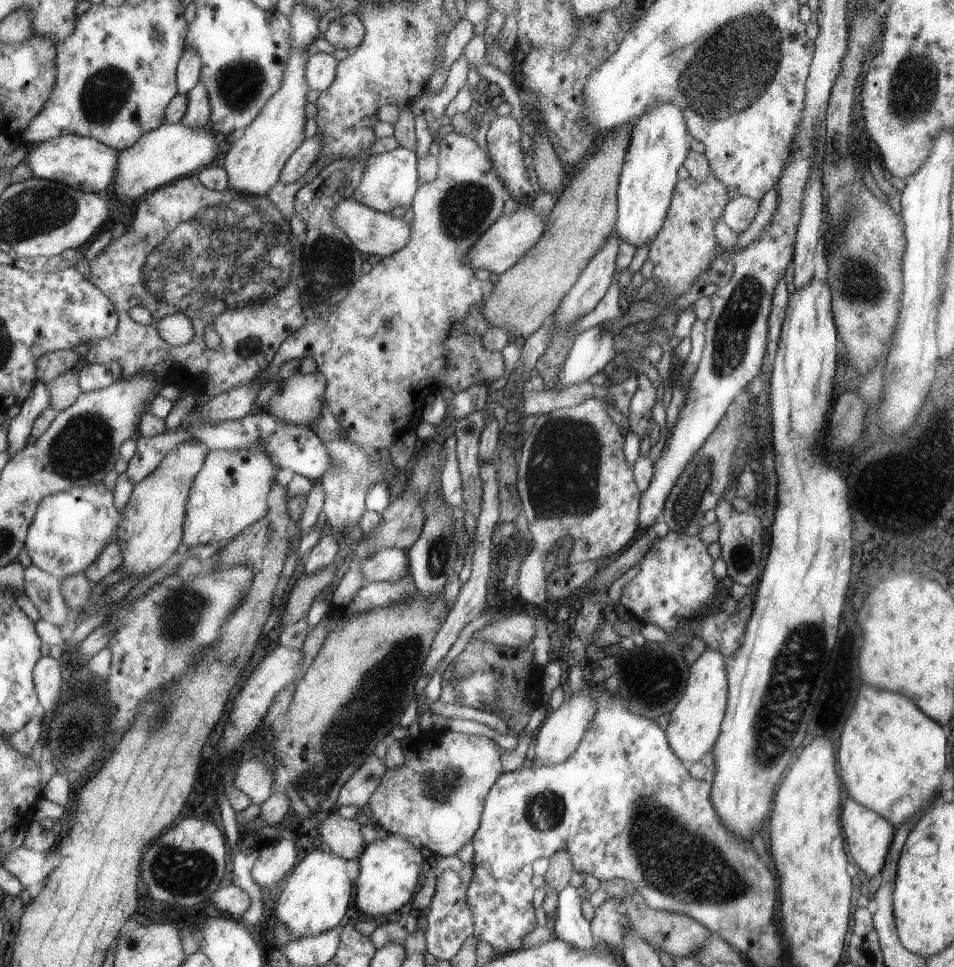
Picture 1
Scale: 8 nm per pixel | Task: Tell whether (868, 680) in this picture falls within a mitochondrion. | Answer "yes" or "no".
no

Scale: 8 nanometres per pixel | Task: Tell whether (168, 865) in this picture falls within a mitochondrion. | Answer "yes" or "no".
yes

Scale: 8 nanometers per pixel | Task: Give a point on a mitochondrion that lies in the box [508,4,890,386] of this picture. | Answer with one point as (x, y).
(742, 69)

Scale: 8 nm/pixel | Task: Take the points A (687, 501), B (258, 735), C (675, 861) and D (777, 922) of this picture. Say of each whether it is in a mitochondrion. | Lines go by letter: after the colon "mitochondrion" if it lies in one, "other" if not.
A: mitochondrion
B: other
C: mitochondrion
D: other

